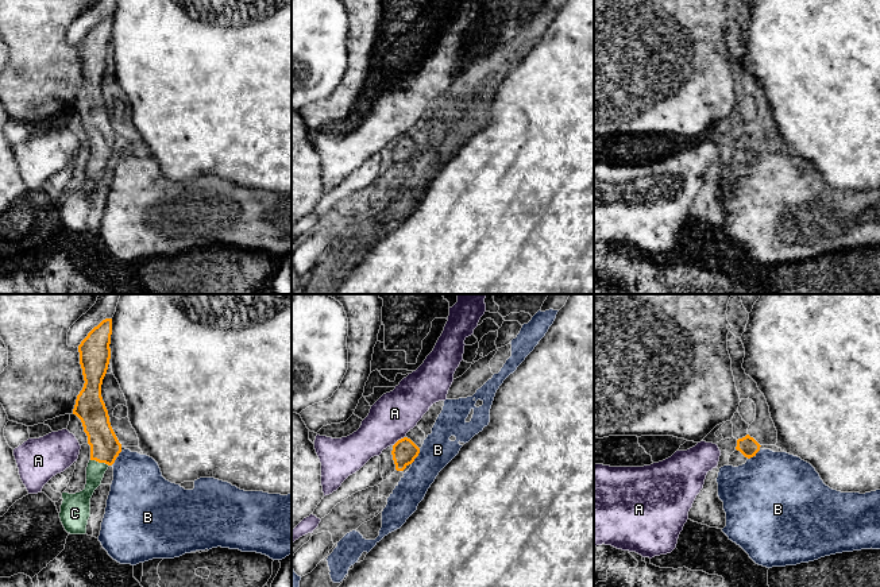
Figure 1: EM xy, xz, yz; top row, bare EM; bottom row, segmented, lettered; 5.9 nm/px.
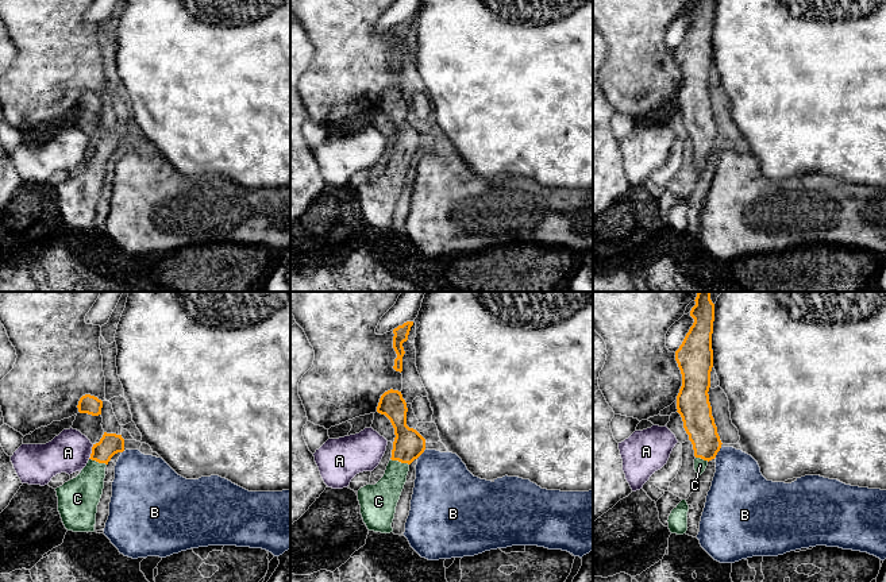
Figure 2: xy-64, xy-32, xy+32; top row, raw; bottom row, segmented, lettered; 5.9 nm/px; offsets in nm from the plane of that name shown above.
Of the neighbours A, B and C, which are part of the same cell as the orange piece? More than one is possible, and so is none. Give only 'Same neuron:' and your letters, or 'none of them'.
Same neuron: C

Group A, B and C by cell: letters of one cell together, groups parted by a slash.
A / B / C

